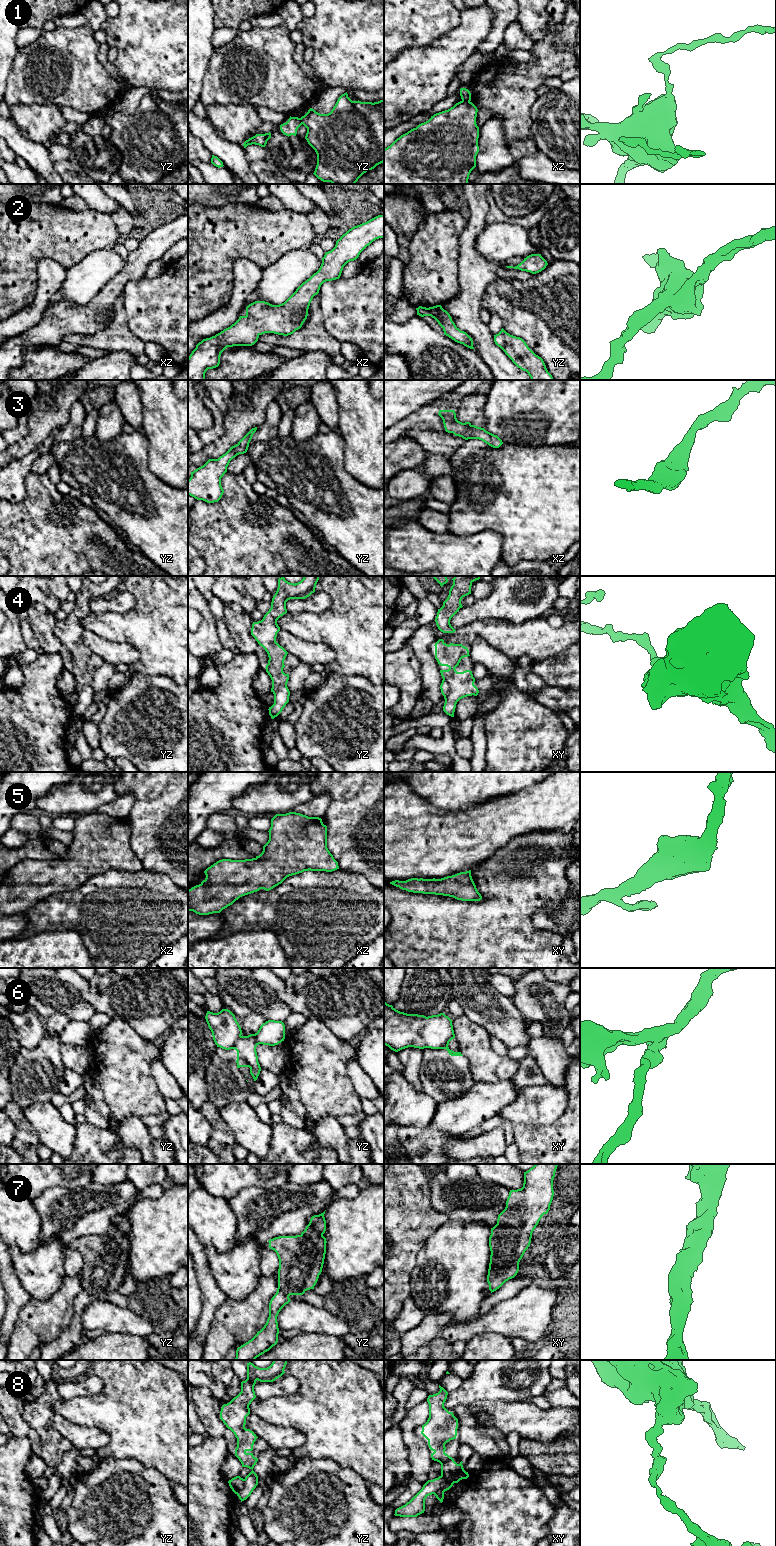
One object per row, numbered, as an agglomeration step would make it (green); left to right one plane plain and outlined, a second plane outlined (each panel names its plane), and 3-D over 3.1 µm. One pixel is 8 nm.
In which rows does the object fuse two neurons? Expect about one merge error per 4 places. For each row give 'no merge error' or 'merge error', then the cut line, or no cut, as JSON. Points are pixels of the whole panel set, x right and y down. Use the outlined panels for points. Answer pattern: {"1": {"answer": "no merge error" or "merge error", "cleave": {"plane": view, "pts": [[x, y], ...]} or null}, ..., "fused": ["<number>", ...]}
{"1": {"answer": "merge error", "cleave": {"plane": "xz", "pts": [[462, 100], [469, 102]]}}, "2": {"answer": "no merge error", "cleave": null}, "3": {"answer": "no merge error", "cleave": null}, "4": {"answer": "merge error", "cleave": {"plane": "xy", "pts": [[443, 678], [449, 685], [449, 691], [445, 696]]}}, "5": {"answer": "no merge error", "cleave": null}, "6": {"answer": "merge error", "cleave": {"plane": "yz", "pts": [[241, 1036], [231, 1048]]}}, "7": {"answer": "no merge error", "cleave": null}, "8": {"answer": "merge error", "cleave": {"plane": "yz", "pts": [[244, 1479], [244, 1486], [236, 1493]]}}, "fused": ["1", "4", "6", "8"]}

